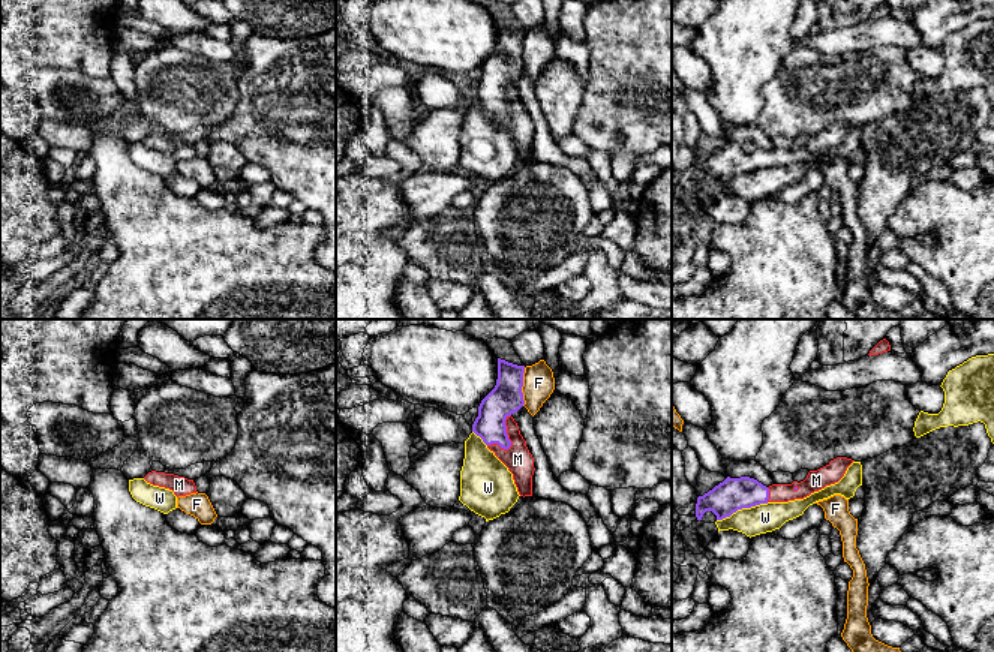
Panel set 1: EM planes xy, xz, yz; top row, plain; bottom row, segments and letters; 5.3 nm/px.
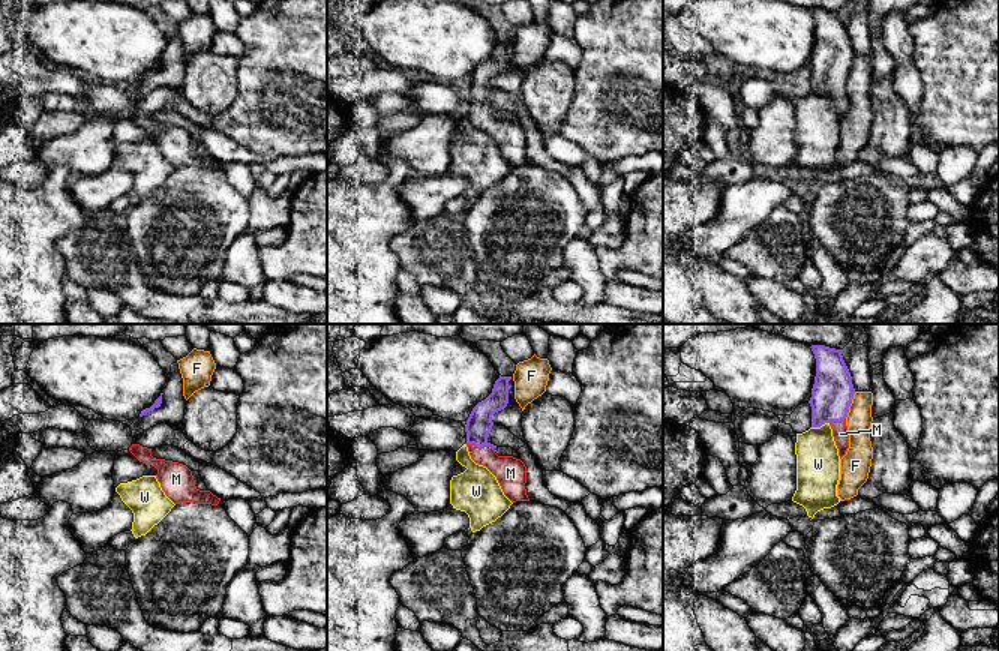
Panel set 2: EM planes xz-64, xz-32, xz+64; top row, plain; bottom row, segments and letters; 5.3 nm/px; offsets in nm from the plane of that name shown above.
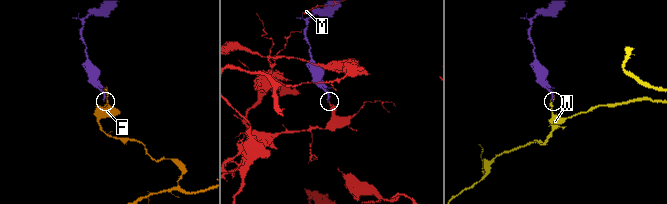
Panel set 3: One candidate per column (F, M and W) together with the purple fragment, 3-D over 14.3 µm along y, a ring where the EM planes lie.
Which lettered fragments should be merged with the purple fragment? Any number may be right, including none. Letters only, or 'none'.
M

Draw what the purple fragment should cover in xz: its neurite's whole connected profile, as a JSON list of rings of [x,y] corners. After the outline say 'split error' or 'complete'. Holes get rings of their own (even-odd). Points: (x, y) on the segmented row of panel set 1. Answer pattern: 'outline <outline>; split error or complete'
outline [[[498,358],[495,388],[481,400],[472,432],[513,474],[520,496],[532,496],[534,457],[511,417],[523,405],[525,366]]]; split error

